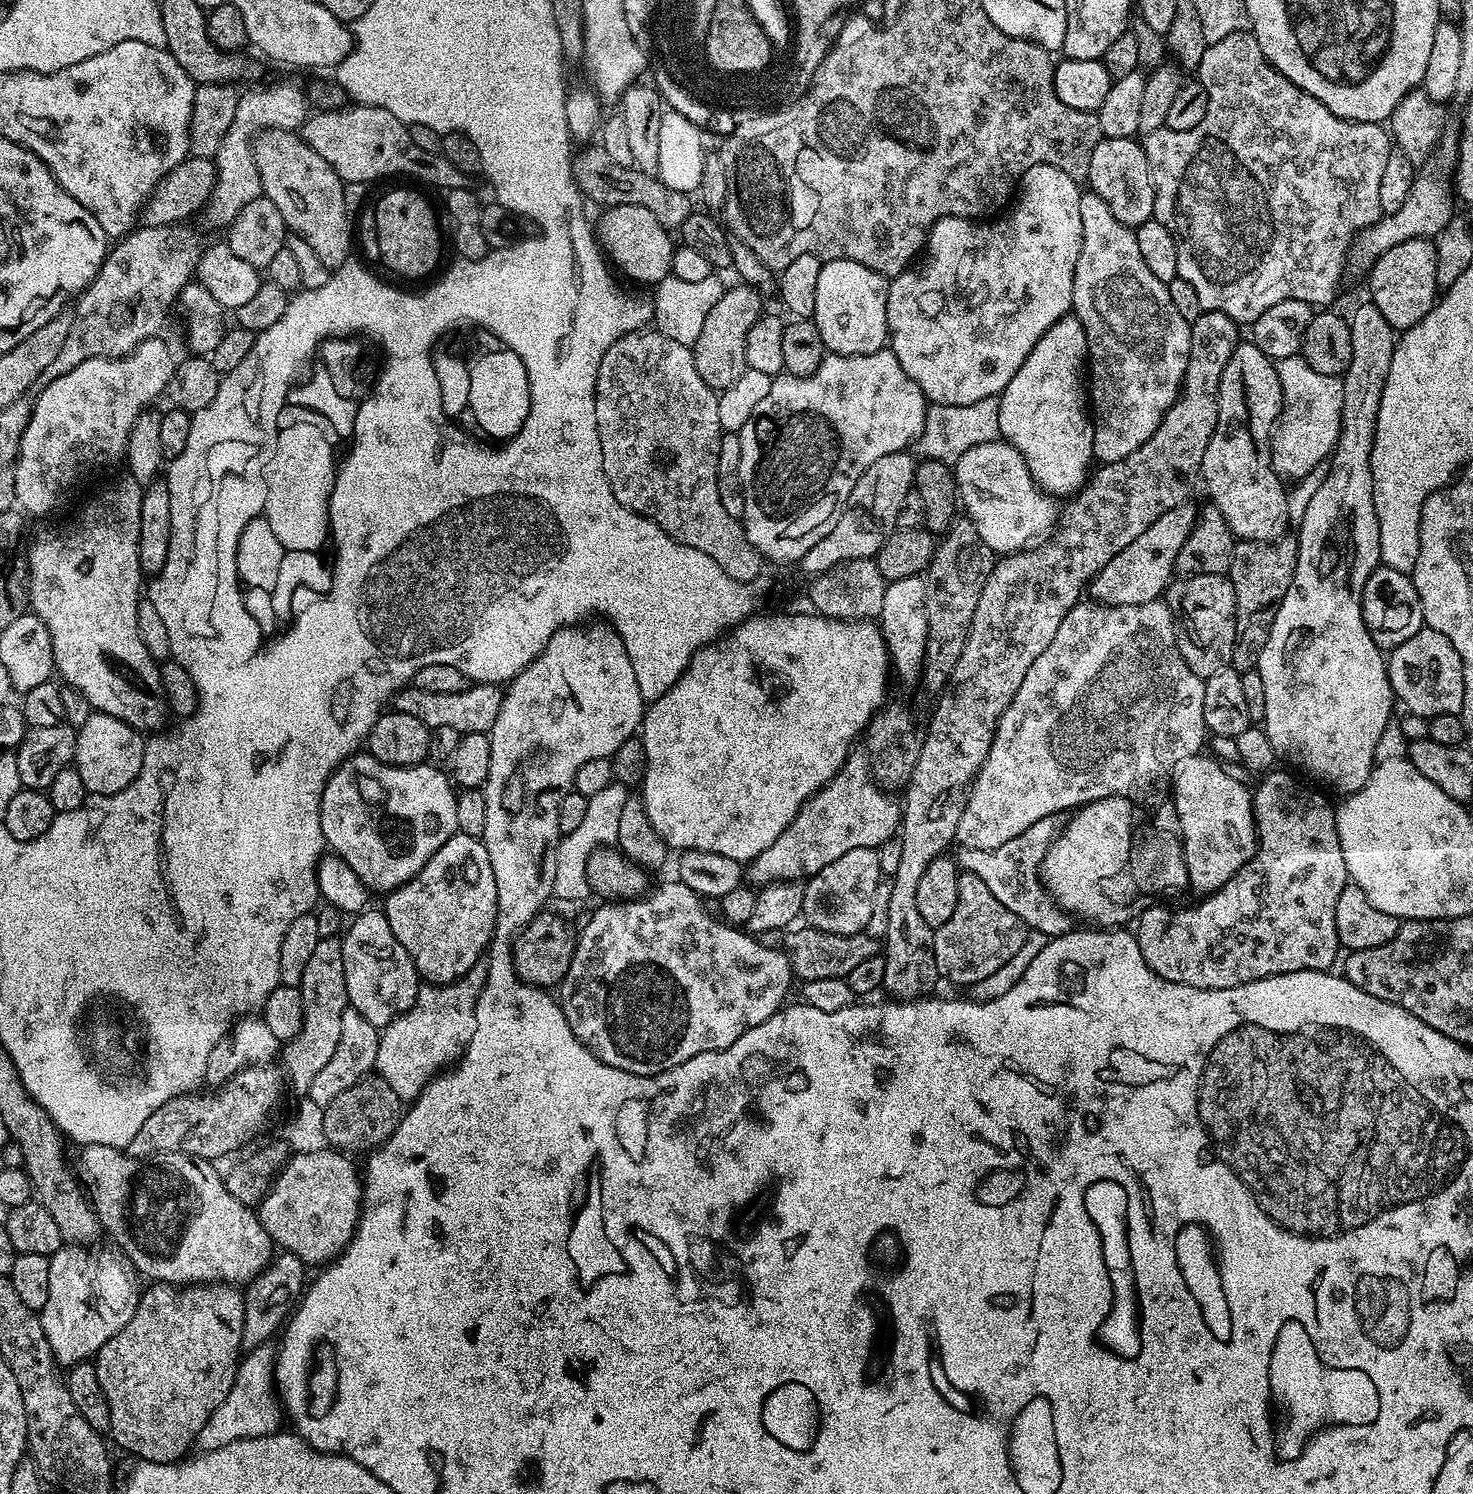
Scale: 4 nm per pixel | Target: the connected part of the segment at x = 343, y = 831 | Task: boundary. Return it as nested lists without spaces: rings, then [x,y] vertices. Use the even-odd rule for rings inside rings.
[[[360,750],[348,757],[337,766],[337,768],[329,776],[328,781],[324,783],[322,790],[322,798],[320,799],[320,821],[322,822],[322,834],[324,835],[324,843],[335,855],[346,862],[346,866],[350,866],[350,870],[354,870],[354,874],[358,874],[358,878],[364,883],[364,887],[373,893],[387,894],[393,892],[395,888],[401,888],[410,878],[414,878],[418,874],[418,870],[422,870],[422,866],[426,866],[426,862],[431,858],[439,848],[448,841],[451,836],[456,835],[456,823],[458,822],[458,814],[454,810],[456,805],[457,789],[454,787],[449,773],[443,767],[430,764],[411,764],[410,766],[390,766],[386,762],[382,762],[378,758],[374,758],[367,751]]]

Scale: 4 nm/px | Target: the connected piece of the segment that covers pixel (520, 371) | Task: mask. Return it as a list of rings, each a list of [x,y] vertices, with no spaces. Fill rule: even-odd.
[[[503,348],[481,353],[469,365],[470,396],[468,410],[475,422],[490,436],[504,442],[520,432],[529,416],[530,392],[526,368],[518,354]]]

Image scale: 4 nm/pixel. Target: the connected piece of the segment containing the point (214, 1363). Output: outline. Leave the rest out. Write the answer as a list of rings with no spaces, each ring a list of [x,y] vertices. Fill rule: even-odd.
[[[152,1282],[147,1286],[149,1288],[145,1292],[143,1289],[139,1293],[134,1318],[130,1318],[130,1322],[126,1322],[126,1326],[122,1326],[122,1330],[118,1330],[118,1334],[114,1334],[114,1338],[110,1338],[110,1342],[106,1342],[106,1346],[102,1346],[96,1351],[94,1363],[98,1374],[98,1383],[102,1386],[102,1394],[106,1394],[106,1402],[110,1406],[110,1436],[116,1439],[117,1446],[125,1448],[130,1455],[136,1456],[132,1458],[137,1461],[149,1460],[159,1464],[175,1464],[183,1461],[189,1455],[188,1447],[191,1449],[195,1445],[202,1426],[206,1426],[206,1418],[210,1418],[210,1414],[214,1414],[214,1410],[218,1410],[218,1406],[222,1406],[226,1394],[230,1392],[230,1387],[233,1385],[243,1347],[241,1334],[245,1320],[244,1298],[243,1293],[237,1287],[219,1282],[187,1286]]]

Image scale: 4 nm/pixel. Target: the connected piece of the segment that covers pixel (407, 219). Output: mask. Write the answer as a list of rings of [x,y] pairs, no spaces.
[[[392,188],[377,202],[376,248],[385,266],[408,280],[428,276],[436,267],[441,267],[440,224],[422,193],[412,188]]]

